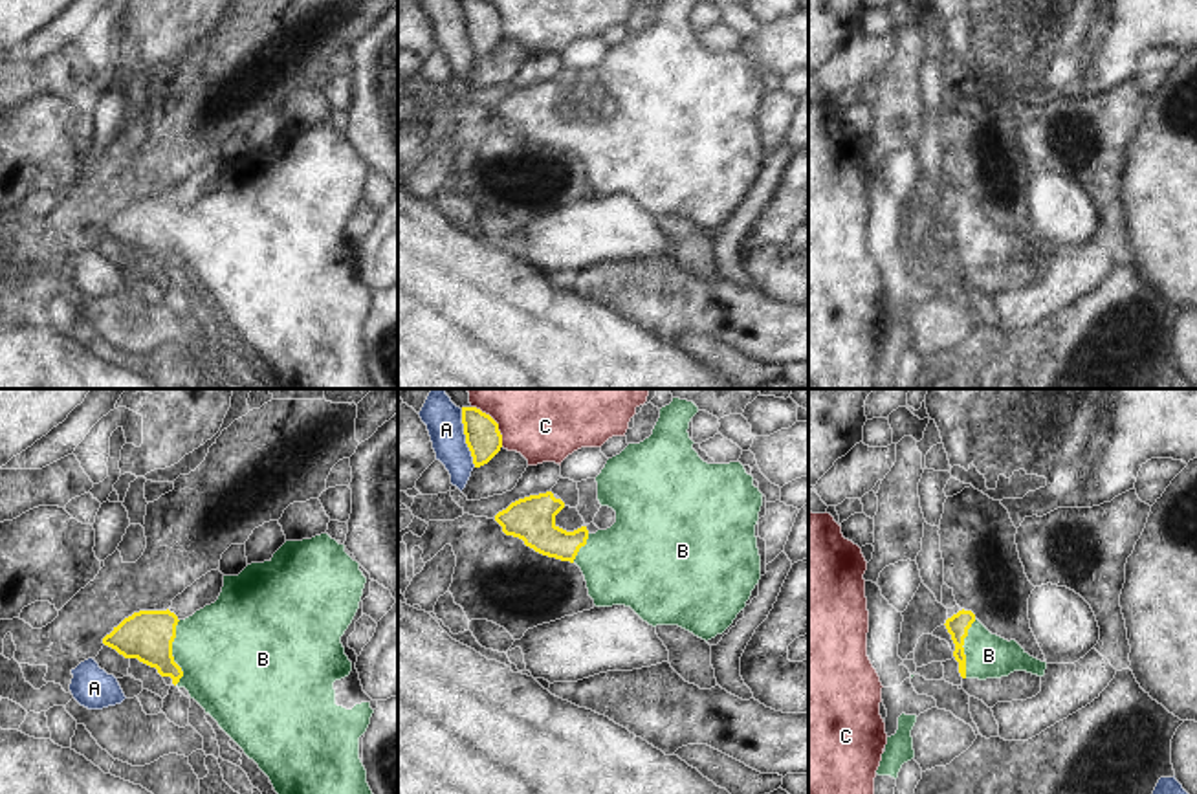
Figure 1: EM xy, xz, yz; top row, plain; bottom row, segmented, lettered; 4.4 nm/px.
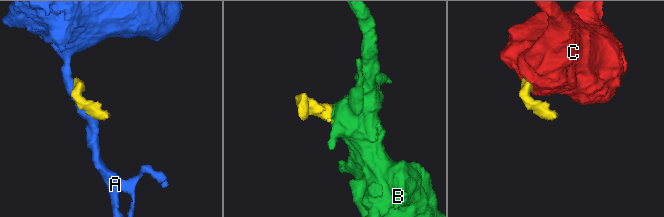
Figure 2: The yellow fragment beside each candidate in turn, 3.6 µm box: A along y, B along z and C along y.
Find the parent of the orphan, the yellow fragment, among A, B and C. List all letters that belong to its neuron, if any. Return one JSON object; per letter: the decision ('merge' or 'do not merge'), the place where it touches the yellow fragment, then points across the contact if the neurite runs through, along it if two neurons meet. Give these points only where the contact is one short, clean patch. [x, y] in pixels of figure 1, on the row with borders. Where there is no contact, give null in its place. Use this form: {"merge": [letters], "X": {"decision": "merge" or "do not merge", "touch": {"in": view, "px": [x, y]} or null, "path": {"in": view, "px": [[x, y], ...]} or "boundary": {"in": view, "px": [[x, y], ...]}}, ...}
{"merge": ["B"], "A": {"decision": "do not merge", "touch": {"in": "xz", "px": [466, 439]}, "boundary": {"in": "xz", "px": [[461, 409], [466, 446], [475, 466]]}}, "B": {"decision": "merge", "touch": {"in": "xy", "px": [171, 653]}, "path": {"in": "xy", "px": [[147, 635], [154, 637], [171, 653], [228, 651]]}}, "C": {"decision": "do not merge", "touch": {"in": "xz", "px": [495, 422]}, "boundary": {"in": "xz", "px": [[472, 406], [484, 411], [497, 424], [503, 446]]}}}

